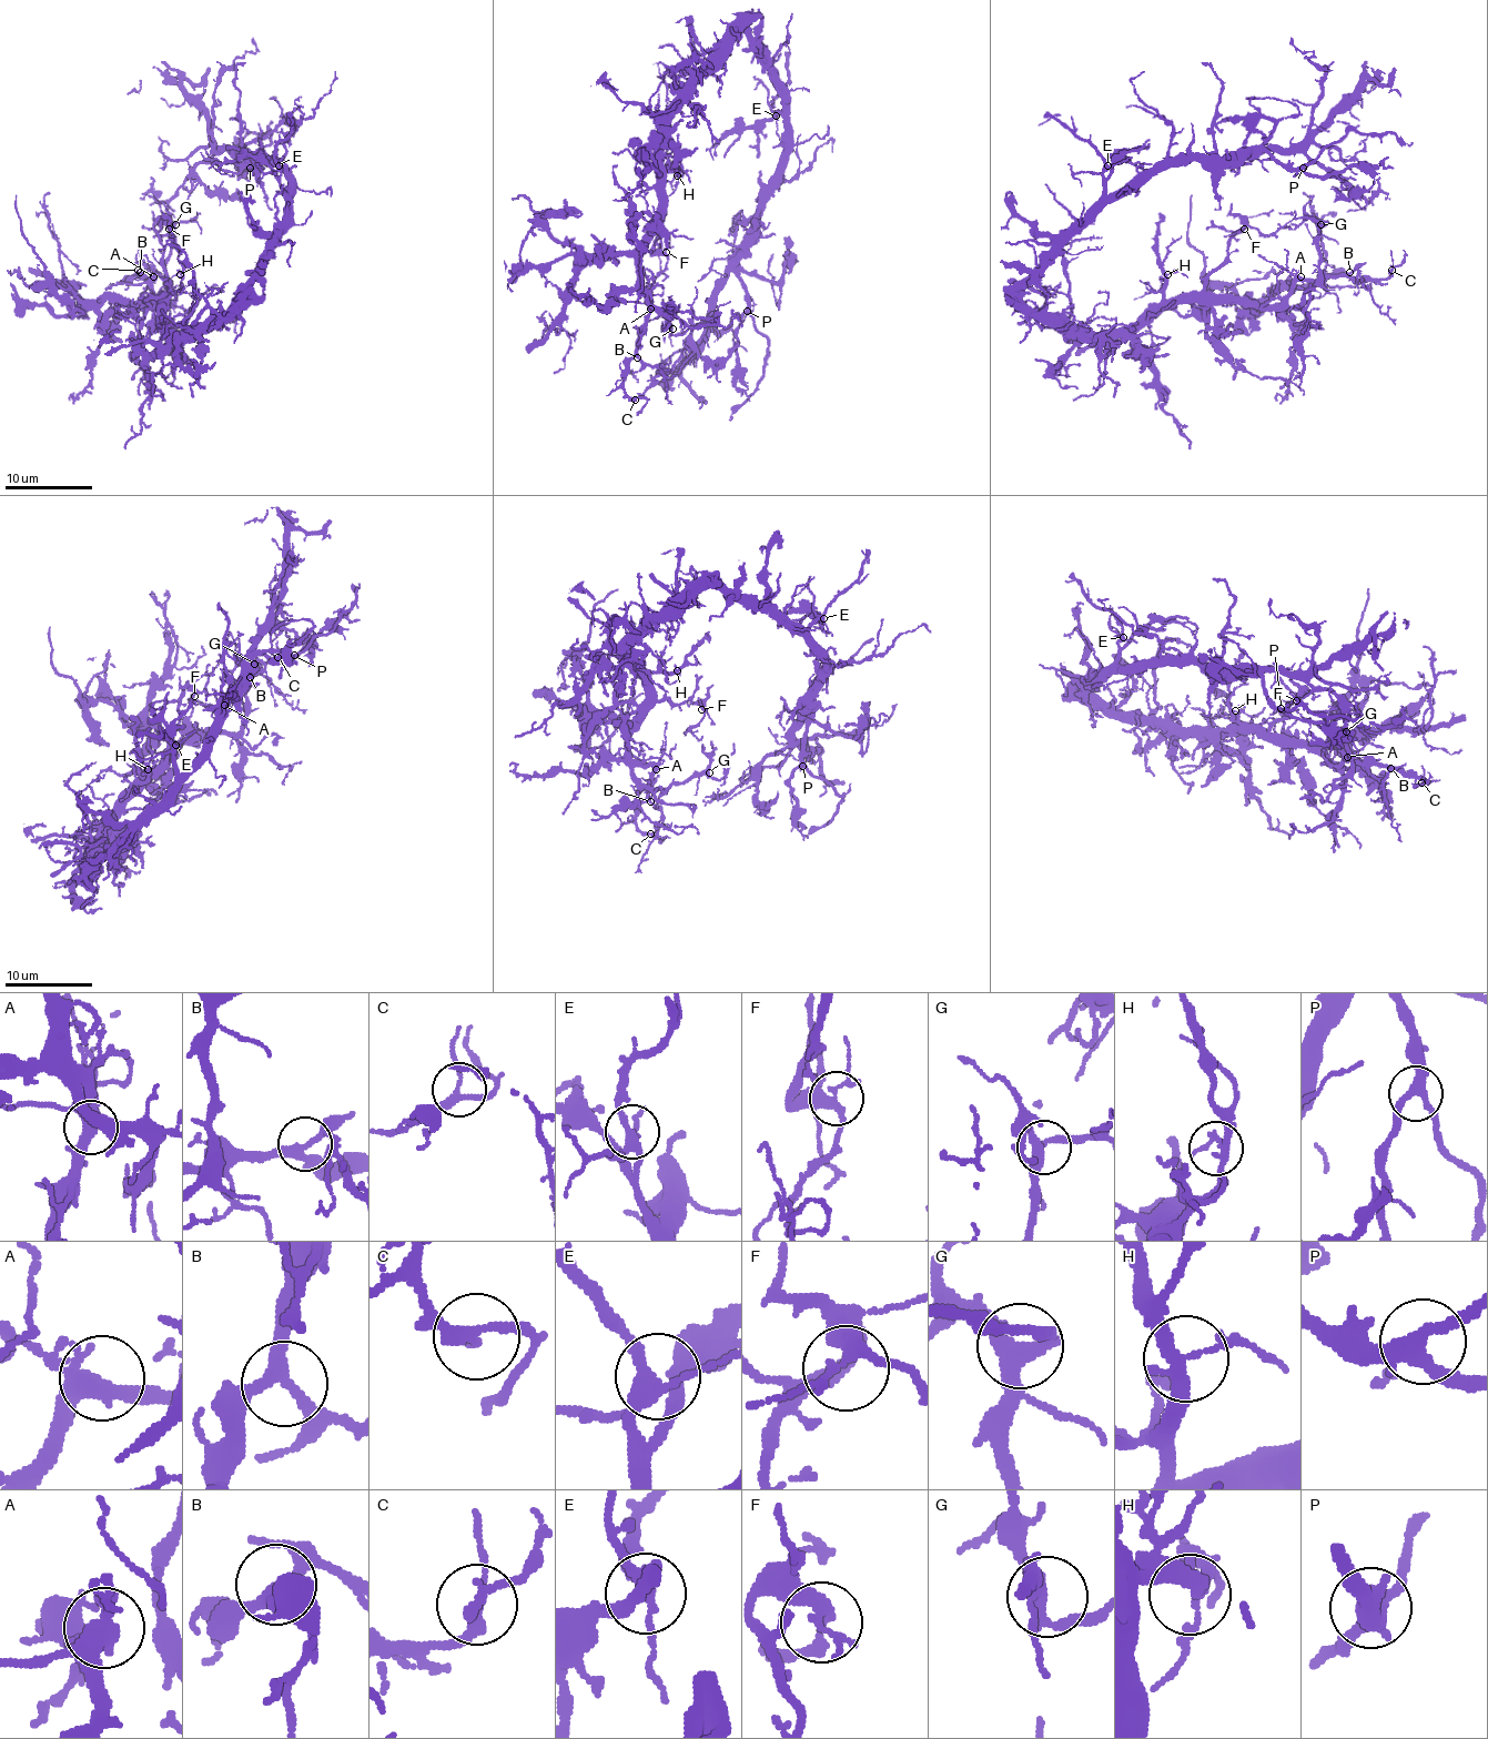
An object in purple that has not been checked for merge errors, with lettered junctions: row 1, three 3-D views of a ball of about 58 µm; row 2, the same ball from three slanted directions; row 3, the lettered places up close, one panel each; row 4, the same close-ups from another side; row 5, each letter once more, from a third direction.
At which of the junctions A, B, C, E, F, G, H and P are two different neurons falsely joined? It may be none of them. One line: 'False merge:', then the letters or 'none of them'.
False merge: none of them

